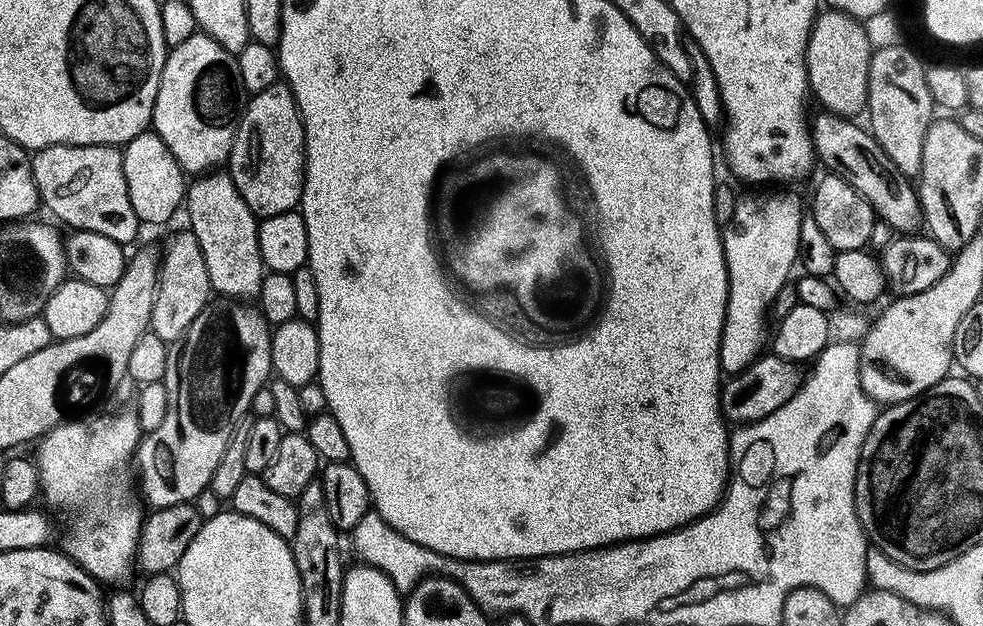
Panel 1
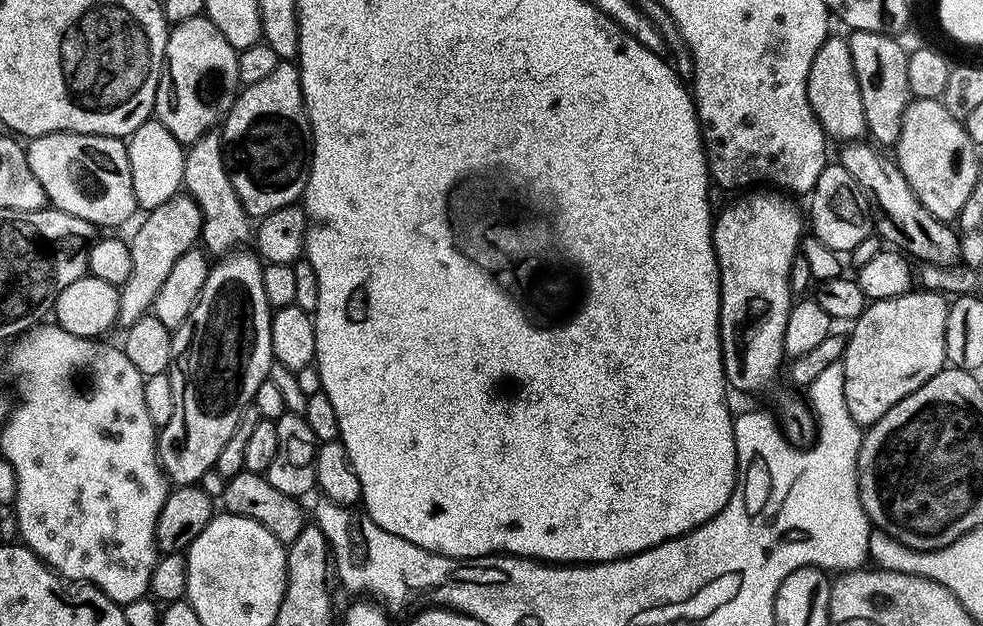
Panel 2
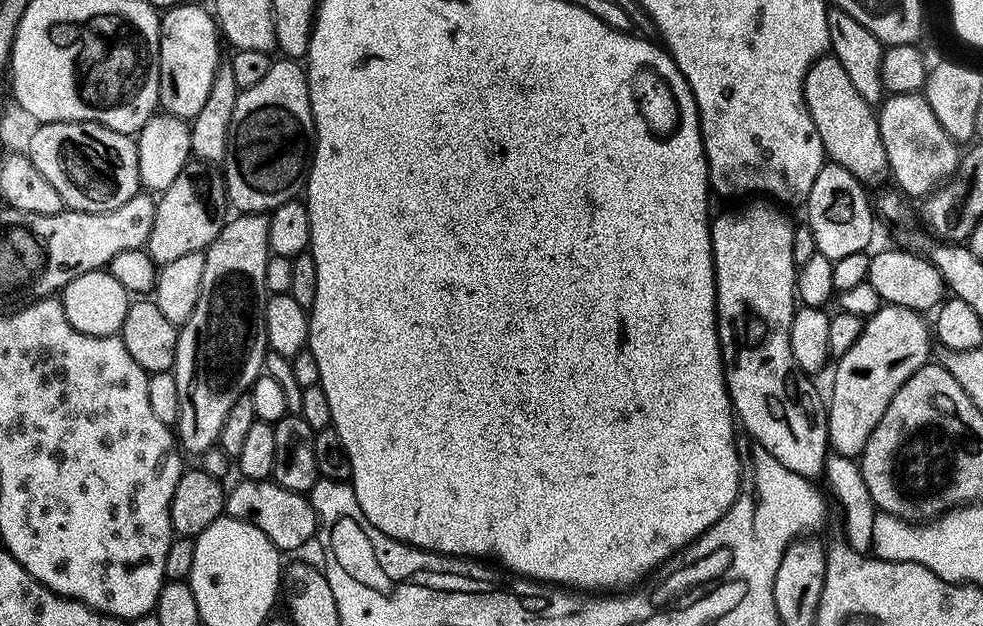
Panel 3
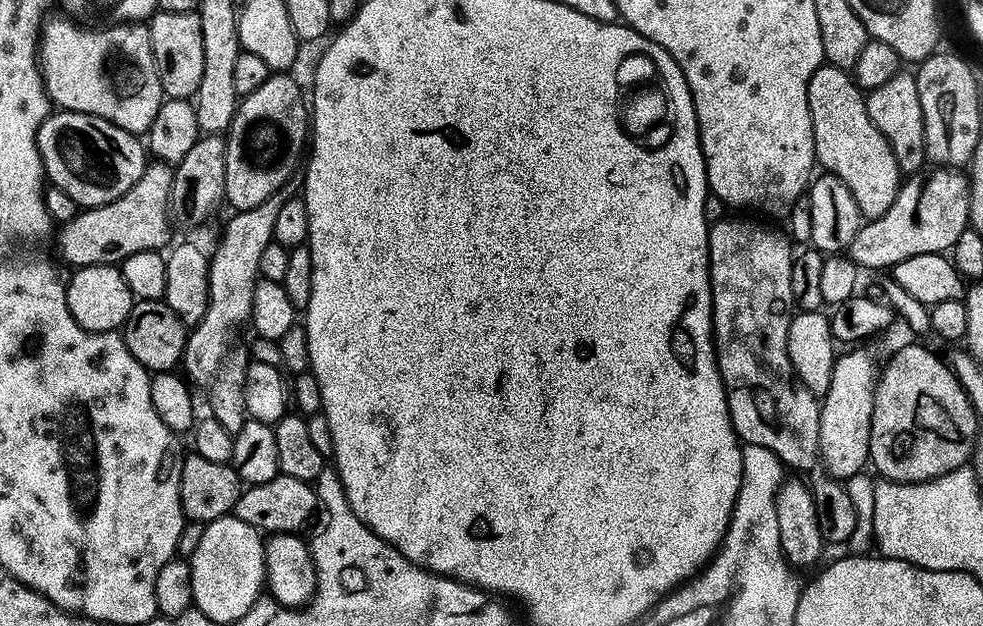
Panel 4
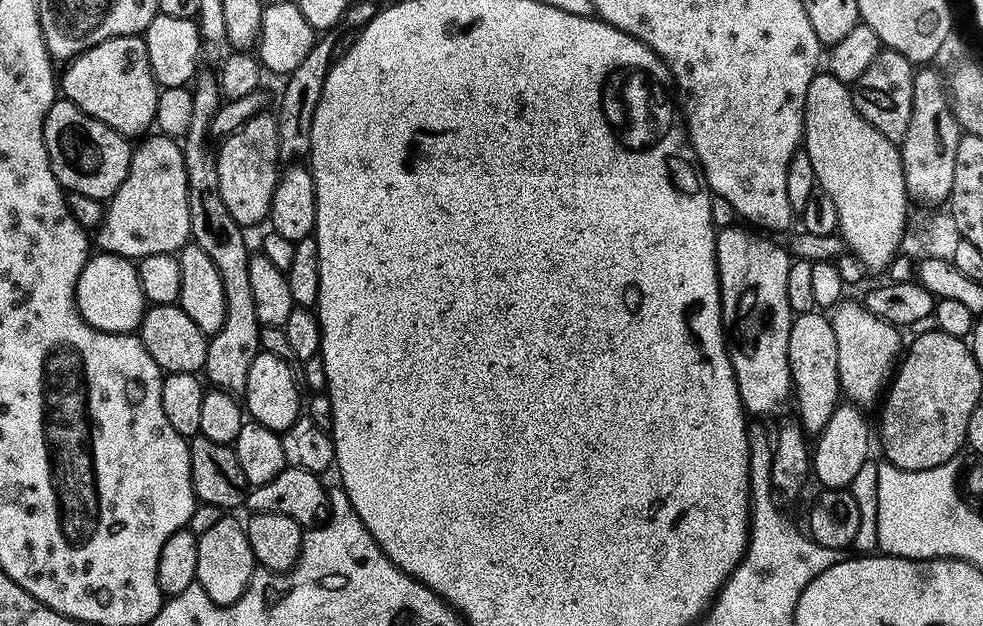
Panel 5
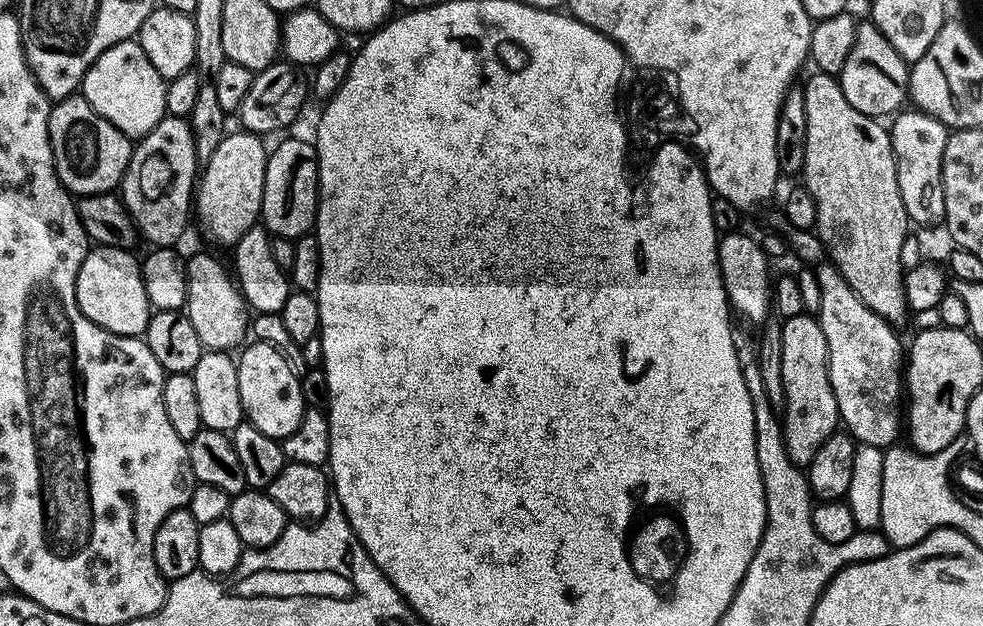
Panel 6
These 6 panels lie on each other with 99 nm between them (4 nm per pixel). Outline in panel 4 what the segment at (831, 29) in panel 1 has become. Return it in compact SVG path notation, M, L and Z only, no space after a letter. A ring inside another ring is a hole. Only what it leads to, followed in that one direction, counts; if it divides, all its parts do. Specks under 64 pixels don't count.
M825 63L810 78L808 87L810 118L814 126L814 150L819 167L836 176L854 194L861 217L886 214L898 194L902 173L890 150L890 142L874 126L868 113L868 101L859 84L845 69Z

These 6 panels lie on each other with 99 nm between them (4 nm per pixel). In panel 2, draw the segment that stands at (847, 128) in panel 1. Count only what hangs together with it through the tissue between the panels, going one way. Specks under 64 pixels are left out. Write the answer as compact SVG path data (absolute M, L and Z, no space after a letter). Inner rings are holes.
M848 142L841 148L844 149L838 156L838 163L846 170L846 174L850 174L850 178L854 178L867 203L875 235L885 245L903 252L913 261L920 260L921 265L956 266L961 263L957 229L934 218L934 214L930 214L930 210L918 202L918 194L910 190L910 182L906 182L902 170L891 155L883 156L879 147L868 142Z

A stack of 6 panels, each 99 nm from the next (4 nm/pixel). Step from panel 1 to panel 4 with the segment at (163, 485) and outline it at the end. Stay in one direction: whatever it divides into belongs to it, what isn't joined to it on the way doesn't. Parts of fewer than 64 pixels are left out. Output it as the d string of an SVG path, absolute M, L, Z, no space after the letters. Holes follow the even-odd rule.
M283 195L272 196L250 210L232 214L222 240L209 259L208 304L206 314L189 333L187 350L183 358L185 373L191 383L209 385L235 344L237 331L249 323L253 308L254 286L260 278L259 262L264 248L273 241L273 230L278 210L285 202Z

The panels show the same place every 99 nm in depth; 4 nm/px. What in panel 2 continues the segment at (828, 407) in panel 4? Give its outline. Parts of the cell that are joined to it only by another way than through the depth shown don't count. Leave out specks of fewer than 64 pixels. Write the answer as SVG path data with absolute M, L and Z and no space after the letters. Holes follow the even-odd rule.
M913 290L898 298L871 301L865 307L864 313L851 325L852 333L847 333L844 359L842 361L844 365L844 405L846 410L850 410L850 418L854 418L856 424L871 426L874 422L878 422L878 418L882 418L882 414L886 414L886 410L890 410L890 406L902 402L902 398L906 398L906 394L914 394L914 390L918 390L918 386L930 382L930 378L934 378L934 374L938 374L944 369L948 358L946 354L946 314L948 313L948 305L949 301L939 292Z

